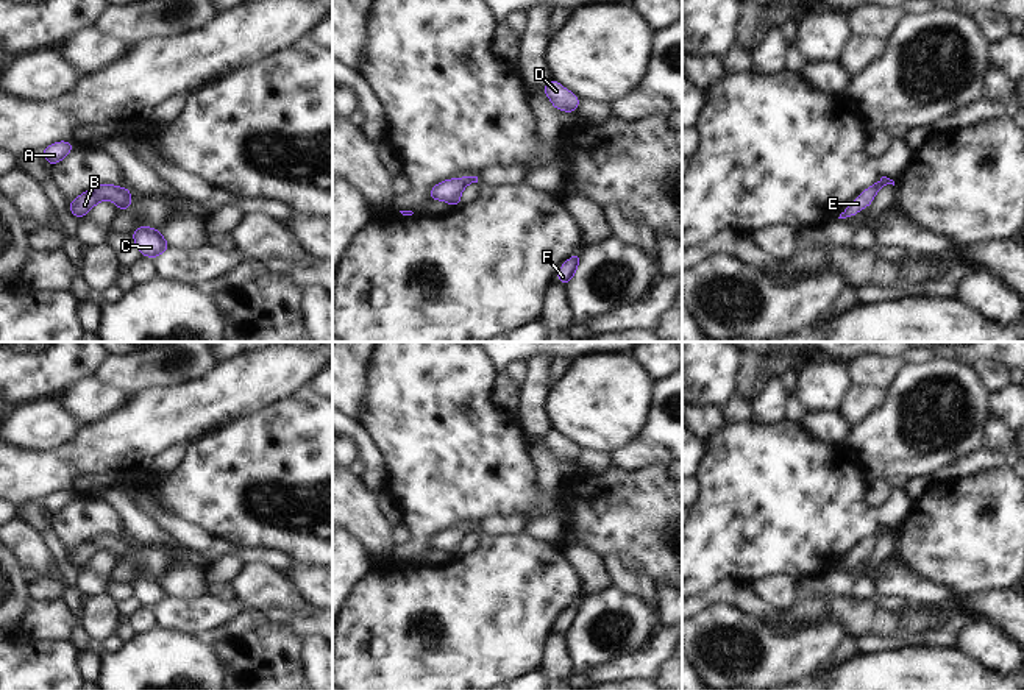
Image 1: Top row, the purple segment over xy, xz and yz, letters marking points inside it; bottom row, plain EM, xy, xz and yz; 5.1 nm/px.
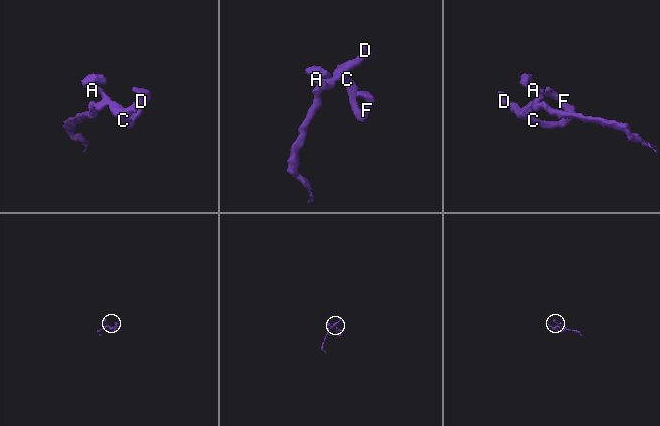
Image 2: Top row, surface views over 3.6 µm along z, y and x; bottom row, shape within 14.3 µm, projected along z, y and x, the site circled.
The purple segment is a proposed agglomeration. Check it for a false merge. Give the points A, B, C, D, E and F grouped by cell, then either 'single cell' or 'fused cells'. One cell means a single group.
A B C D E F | single cell

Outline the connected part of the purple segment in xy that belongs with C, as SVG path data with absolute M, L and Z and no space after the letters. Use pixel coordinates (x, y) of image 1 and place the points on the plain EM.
M137 576L137 579L130 585L134 589L136 598L142 603L142 606L153 609L170 596L162 584L150 576Z

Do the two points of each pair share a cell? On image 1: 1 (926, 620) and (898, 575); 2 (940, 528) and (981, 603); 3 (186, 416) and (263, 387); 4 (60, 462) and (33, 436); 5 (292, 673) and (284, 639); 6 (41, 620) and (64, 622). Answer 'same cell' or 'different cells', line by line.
1: different cells
2: different cells
3: same cell
4: different cells
5: same cell
6: same cell

